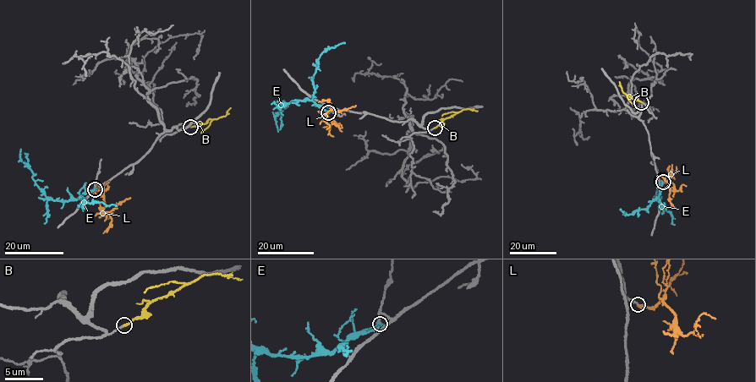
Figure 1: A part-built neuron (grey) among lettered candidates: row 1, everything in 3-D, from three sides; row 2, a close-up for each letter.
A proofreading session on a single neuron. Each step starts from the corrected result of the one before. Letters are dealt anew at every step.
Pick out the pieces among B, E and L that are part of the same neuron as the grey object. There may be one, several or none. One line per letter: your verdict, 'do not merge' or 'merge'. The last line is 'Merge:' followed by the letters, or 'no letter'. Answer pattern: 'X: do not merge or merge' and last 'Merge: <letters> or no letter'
B: merge
E: do not merge
L: do not merge
Merge: B

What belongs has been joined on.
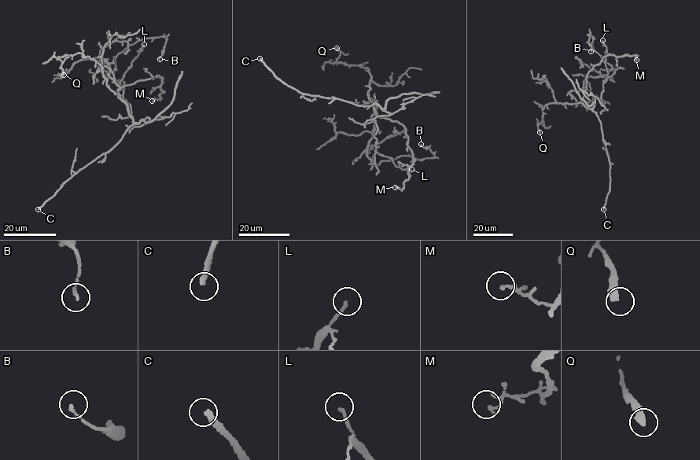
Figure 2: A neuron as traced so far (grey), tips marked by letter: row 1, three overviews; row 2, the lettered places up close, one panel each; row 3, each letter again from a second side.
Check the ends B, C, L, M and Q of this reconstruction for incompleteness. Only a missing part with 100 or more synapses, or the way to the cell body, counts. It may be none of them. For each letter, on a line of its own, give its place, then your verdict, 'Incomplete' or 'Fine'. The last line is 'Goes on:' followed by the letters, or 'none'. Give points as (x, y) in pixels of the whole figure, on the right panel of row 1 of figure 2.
B: Place: (591, 51). Fine
C: Place: (603, 209). Incomplete
L: Place: (602, 40). Fine
M: Place: (636, 60). Fine
Q: Place: (539, 132). Fine
Goes on: C

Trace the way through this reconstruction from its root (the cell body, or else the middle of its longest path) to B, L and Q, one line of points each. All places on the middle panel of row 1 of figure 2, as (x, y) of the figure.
B: (374, 108), (375, 127), (366, 149), (373, 165), (404, 155), (432, 158), (429, 147), (421, 144)
L: (374, 108), (376, 101), (390, 114), (373, 119), (378, 129), (373, 135), (377, 152), (401, 169), (411, 169)
Q: (374, 108), (367, 94), (370, 72), (360, 66), (338, 62), (340, 51), (337, 48)

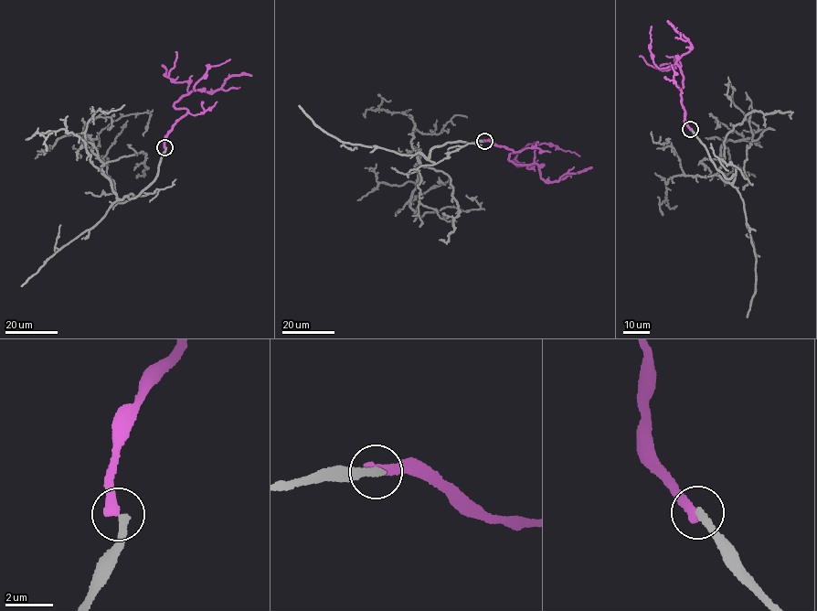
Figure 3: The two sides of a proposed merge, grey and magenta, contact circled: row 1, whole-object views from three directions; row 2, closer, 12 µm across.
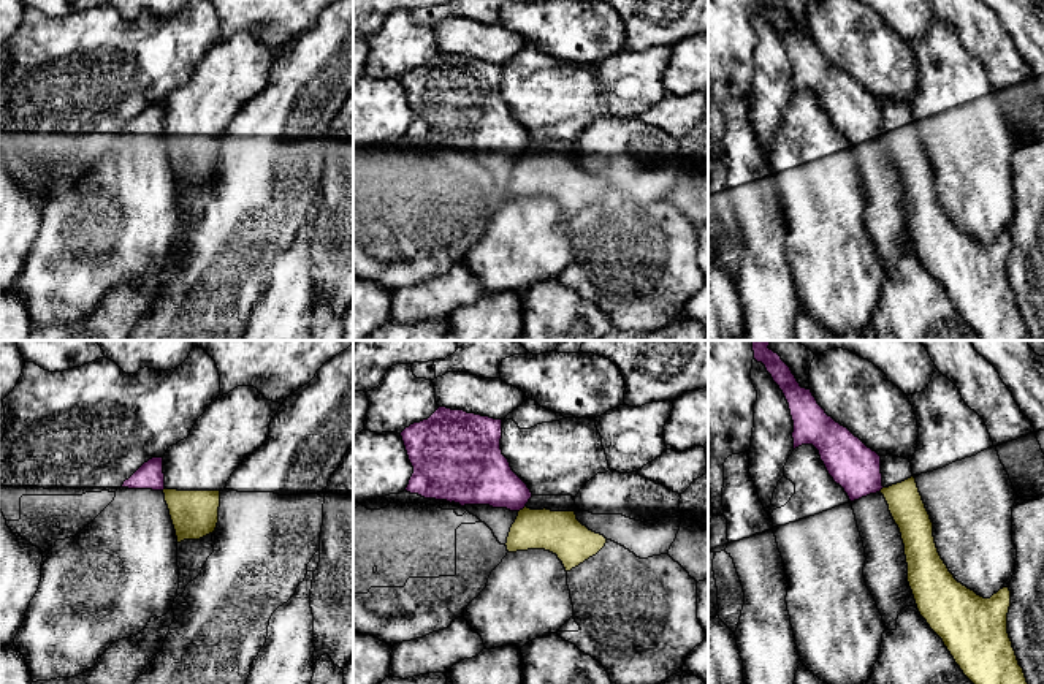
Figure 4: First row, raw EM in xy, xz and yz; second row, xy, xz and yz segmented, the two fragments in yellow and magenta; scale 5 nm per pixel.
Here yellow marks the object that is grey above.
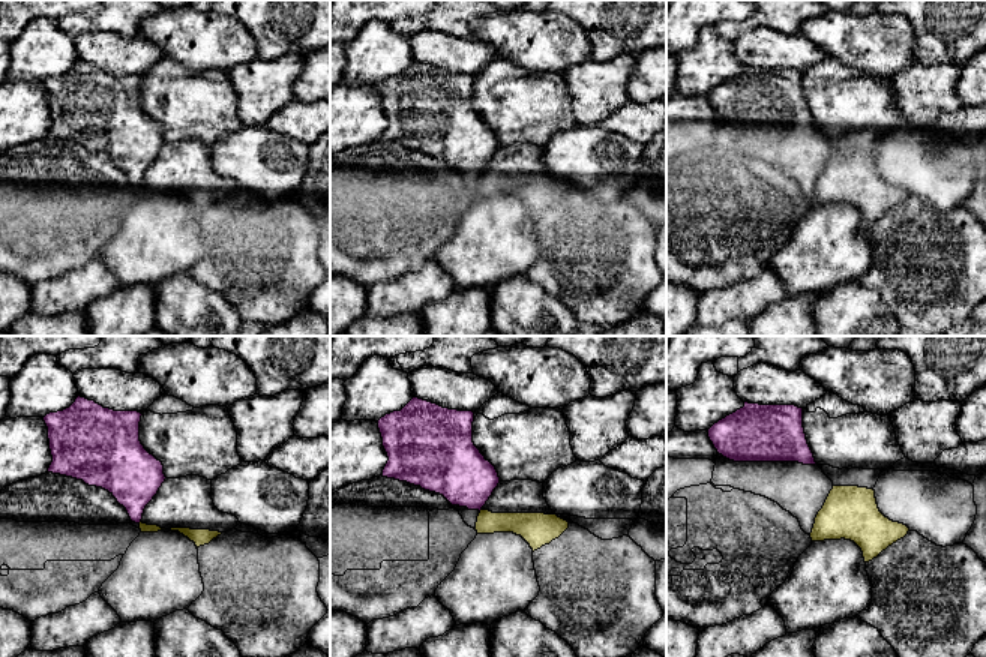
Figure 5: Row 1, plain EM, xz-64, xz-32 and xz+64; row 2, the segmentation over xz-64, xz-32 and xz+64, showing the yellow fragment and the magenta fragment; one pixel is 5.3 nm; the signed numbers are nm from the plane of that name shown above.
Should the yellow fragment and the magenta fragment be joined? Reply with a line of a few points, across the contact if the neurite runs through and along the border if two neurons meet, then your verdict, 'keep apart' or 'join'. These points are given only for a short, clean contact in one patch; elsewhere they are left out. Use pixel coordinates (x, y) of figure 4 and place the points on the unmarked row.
line xz (525, 151), (518, 157); keep apart

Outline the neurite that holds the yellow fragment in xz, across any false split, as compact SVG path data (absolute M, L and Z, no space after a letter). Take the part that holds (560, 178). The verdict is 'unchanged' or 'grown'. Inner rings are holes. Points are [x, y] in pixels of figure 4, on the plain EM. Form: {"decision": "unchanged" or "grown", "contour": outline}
{"decision": "grown", "contour": "M532 141L518 157L507 182L507 196L545 195L558 201L566 217L596 201L607 188L583 171L572 141Z"}

